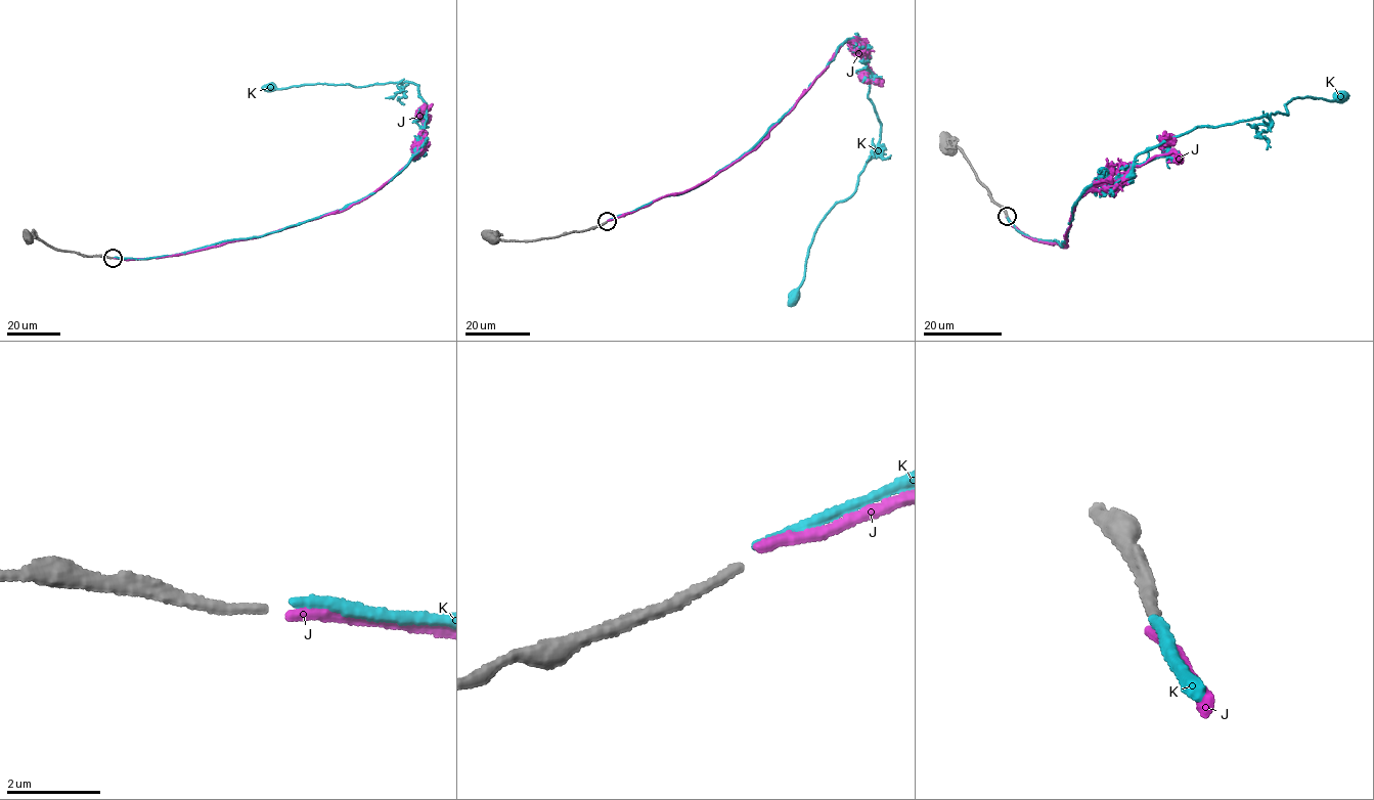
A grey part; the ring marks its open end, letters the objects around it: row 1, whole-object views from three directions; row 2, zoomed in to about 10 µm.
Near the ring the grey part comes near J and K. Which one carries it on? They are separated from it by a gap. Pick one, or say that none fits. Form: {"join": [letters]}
{"join": ["J"]}

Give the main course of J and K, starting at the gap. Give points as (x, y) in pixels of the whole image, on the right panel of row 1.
J: (1007, 216), (1027, 236), (1066, 247), (1078, 200), (1133, 165), (1172, 151), (1166, 135)
K: (1007, 215), (1062, 247), (1084, 190), (1128, 173), (1145, 150), (1196, 127), (1287, 115), (1296, 97), (1340, 98)

